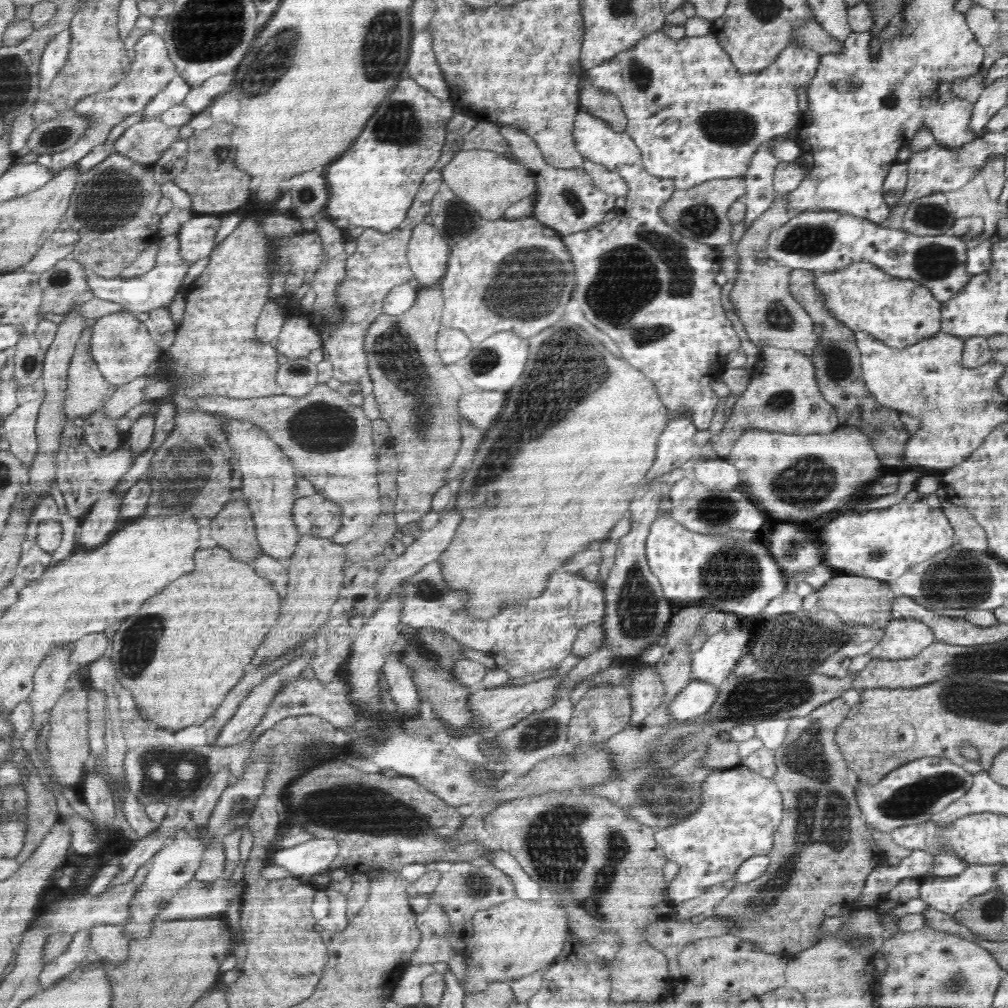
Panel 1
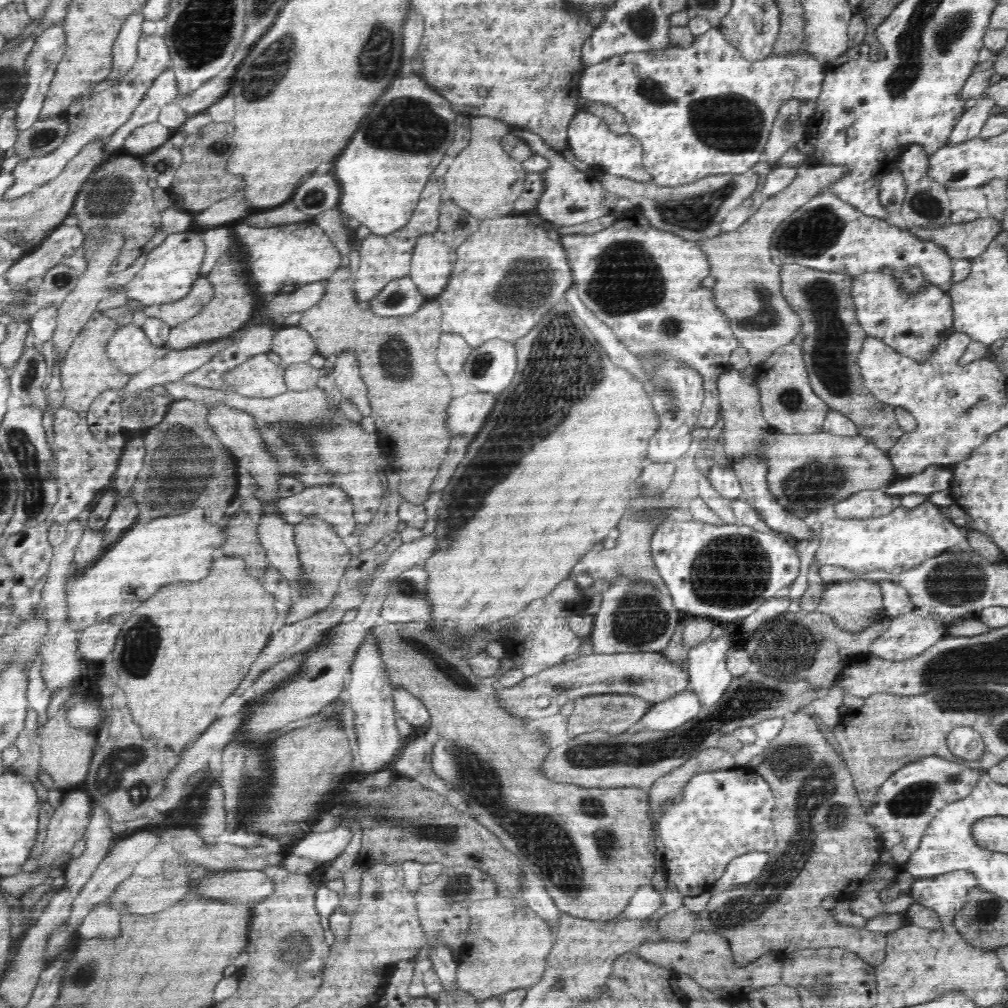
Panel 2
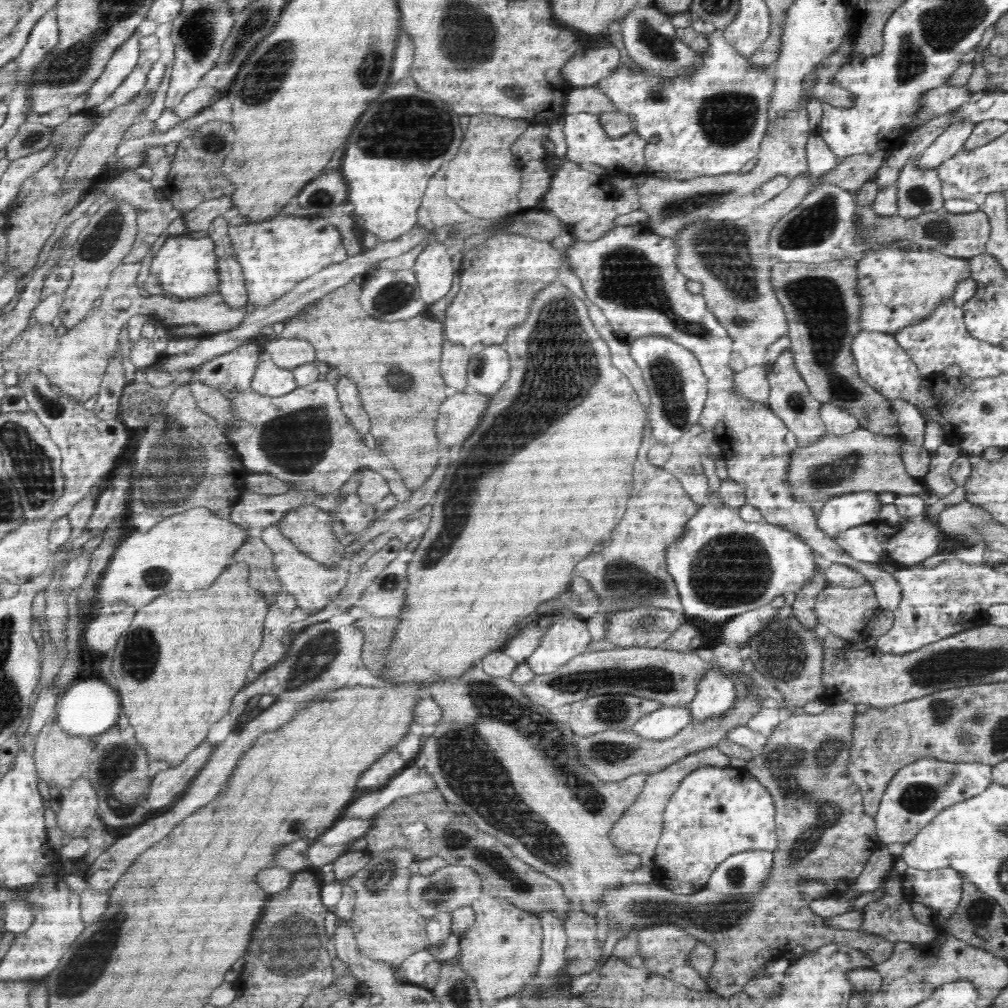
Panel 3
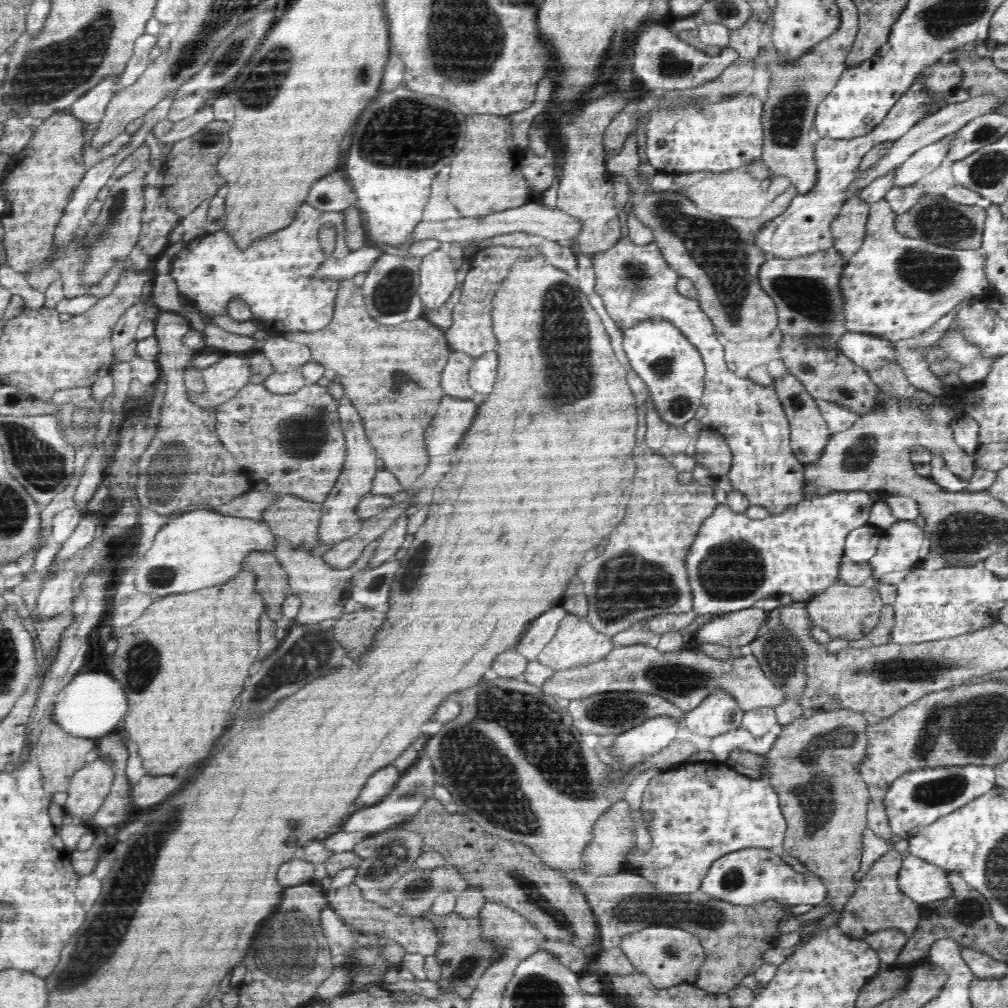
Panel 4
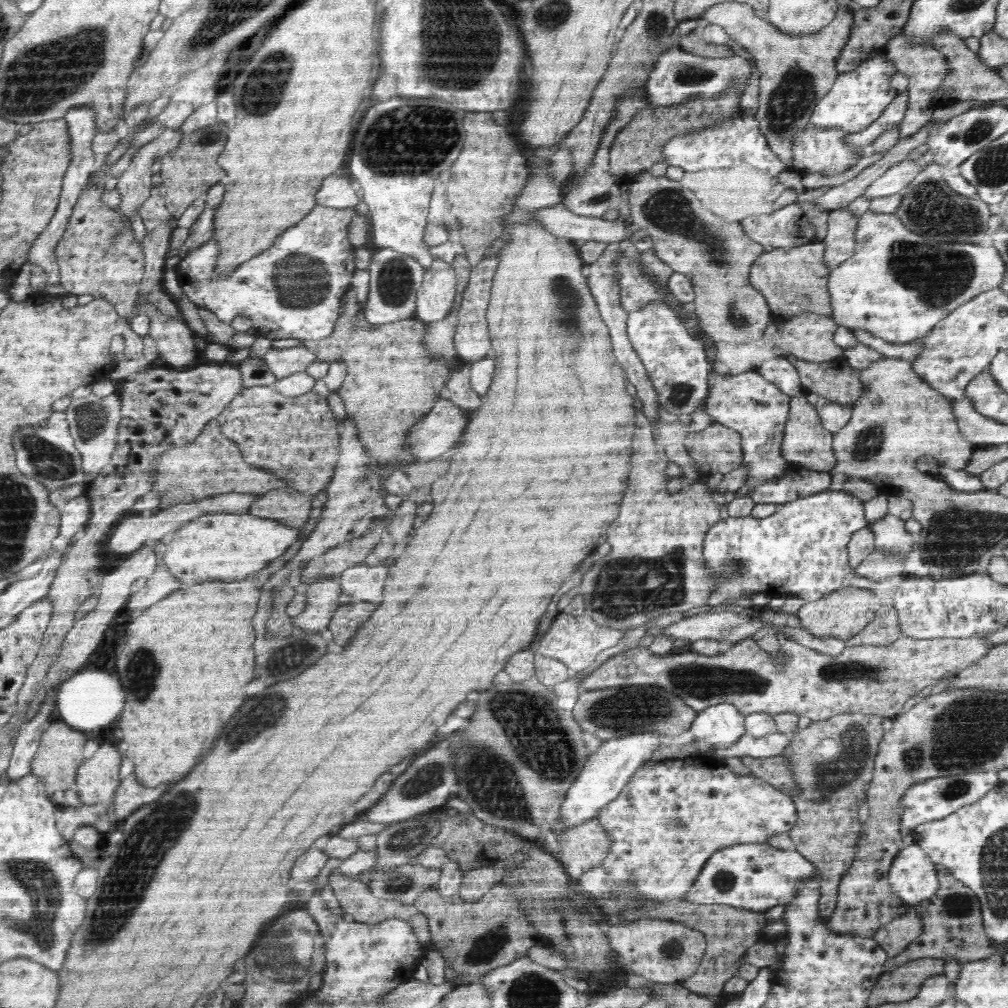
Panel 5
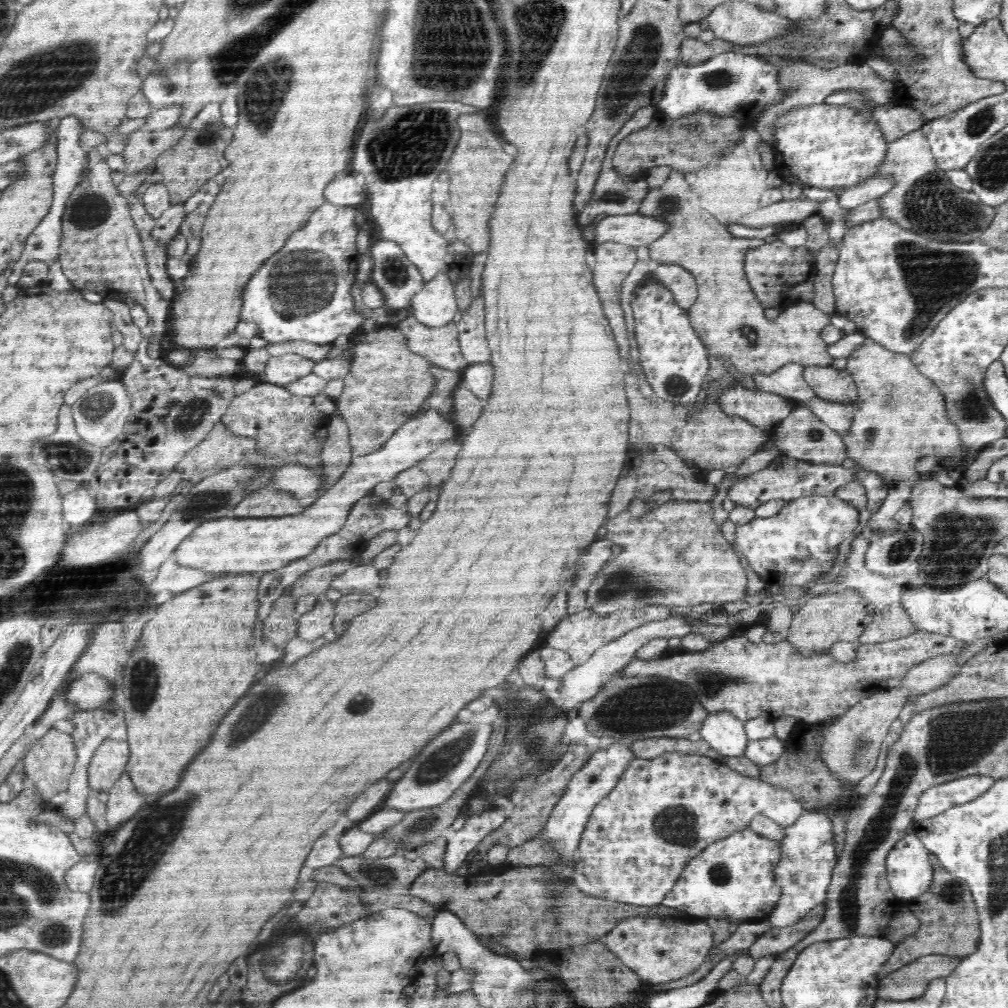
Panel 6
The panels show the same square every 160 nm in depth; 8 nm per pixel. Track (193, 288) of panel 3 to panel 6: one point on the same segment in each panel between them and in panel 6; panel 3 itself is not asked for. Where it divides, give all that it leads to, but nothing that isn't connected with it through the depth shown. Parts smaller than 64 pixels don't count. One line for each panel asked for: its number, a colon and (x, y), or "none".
4: (275, 276)
5: (293, 290)
6: (307, 297)

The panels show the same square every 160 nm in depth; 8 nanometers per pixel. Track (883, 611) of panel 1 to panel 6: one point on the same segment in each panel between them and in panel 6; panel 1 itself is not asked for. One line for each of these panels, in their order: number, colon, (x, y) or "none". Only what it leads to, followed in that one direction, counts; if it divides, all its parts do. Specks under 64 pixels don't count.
2: (854, 605)
3: (851, 613)
4: (844, 611)
5: (845, 612)
6: (827, 619)

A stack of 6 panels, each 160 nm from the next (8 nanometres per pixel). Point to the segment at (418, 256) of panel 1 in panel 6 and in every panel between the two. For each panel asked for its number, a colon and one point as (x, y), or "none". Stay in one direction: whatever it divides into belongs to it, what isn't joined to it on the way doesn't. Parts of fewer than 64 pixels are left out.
2: (430, 270)
3: (435, 275)
4: (438, 281)
5: (435, 299)
6: (435, 305)

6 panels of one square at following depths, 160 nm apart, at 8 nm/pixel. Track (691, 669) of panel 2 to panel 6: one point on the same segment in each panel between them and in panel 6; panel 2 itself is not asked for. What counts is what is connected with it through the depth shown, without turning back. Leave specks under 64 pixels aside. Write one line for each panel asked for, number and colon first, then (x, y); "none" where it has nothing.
3: (715, 693)
4: (719, 713)
5: (720, 725)
6: (725, 733)

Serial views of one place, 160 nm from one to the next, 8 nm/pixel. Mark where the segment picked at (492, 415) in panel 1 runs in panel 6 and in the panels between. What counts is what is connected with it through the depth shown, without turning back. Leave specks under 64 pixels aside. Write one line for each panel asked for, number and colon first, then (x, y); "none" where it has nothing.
2: (467, 414)
3: (459, 416)
4: (454, 417)
5: (439, 431)
6: (249, 545)

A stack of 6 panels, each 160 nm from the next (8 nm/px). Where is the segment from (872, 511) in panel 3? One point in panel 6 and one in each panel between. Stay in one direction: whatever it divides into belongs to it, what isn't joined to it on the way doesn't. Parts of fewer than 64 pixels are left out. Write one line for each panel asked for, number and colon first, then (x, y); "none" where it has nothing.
4: (735, 561)
5: (801, 550)
6: (770, 545)

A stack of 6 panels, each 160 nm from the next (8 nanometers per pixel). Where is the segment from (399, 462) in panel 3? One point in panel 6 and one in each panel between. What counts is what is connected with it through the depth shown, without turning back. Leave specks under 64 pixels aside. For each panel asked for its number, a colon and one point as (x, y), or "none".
4: (384, 369)
5: (382, 394)
6: (385, 387)

